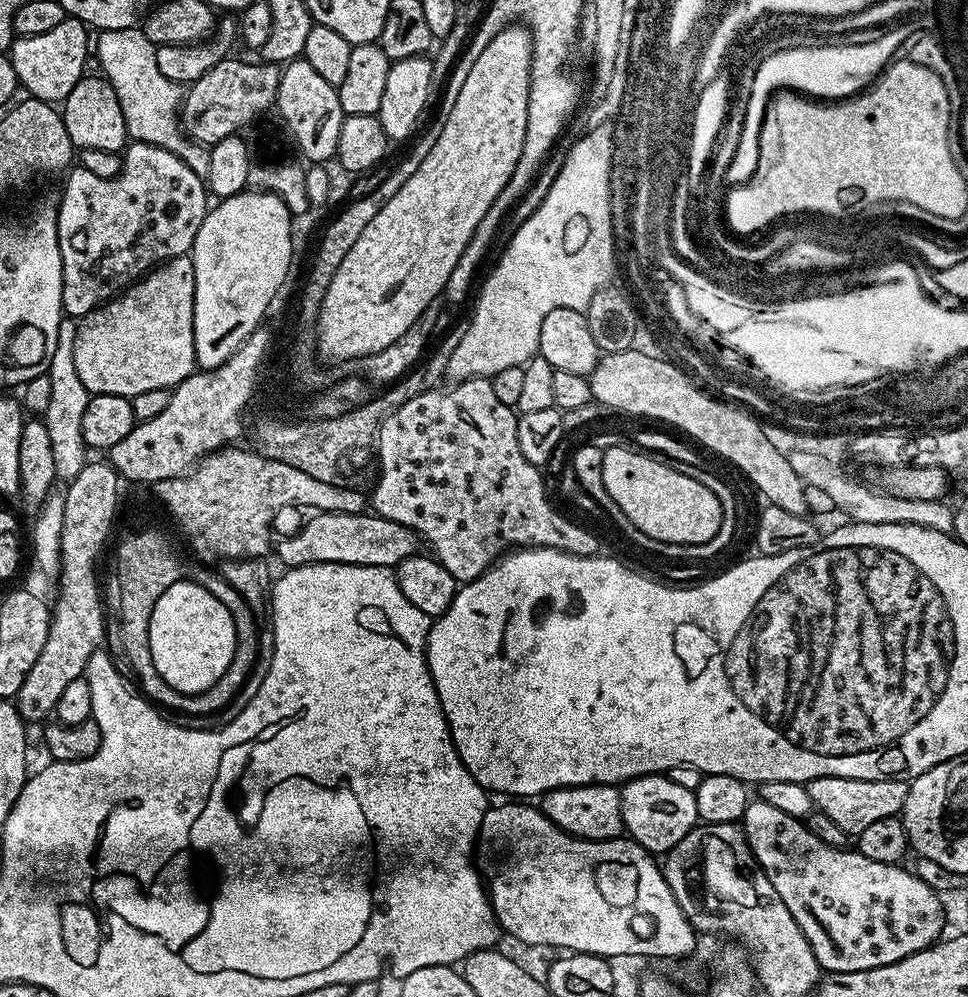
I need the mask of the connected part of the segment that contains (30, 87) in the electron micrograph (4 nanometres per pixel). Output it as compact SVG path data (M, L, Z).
M65 18L54 30L47 34L34 34L33 36L16 36L10 49L14 74L18 74L20 86L29 91L31 99L47 100L49 102L62 102L74 90L74 86L86 75L84 63L90 56L90 29L80 20Z

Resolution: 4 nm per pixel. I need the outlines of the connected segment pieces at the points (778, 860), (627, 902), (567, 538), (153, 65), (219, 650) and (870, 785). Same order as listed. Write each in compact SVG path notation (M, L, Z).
M759 798L751 801L742 827L757 865L770 878L786 910L794 914L798 930L806 934L806 942L825 973L886 966L941 939L941 897L907 867L874 862L859 850L830 846L819 840L805 821L782 814Z
M504 802L508 804L496 804L493 803L491 807L489 807L488 813L482 818L482 826L480 827L480 835L478 837L478 852L480 852L484 856L492 856L492 864L496 867L496 873L492 876L492 888L490 884L490 903L492 909L494 910L494 914L496 915L496 920L499 922L501 929L505 933L508 932L513 936L516 940L521 940L524 944L533 944L536 948L560 948L556 950L567 950L569 953L574 952L589 952L590 954L594 954L595 956L603 956L605 958L613 958L612 956L680 956L676 958L688 958L692 951L696 948L696 939L698 939L698 933L695 928L692 927L692 923L686 918L686 914L682 914L682 910L680 909L680 901L676 899L675 894L672 892L672 886L666 882L666 878L664 877L664 873L662 871L661 865L659 863L656 864L651 855L643 850L635 850L636 852L632 852L633 845L629 843L627 839L621 838L618 840L581 840L579 836L570 836L568 833L564 832L557 824L554 822L550 822L550 818L548 815L542 811L539 807L536 808L527 808L527 803L524 802Z
M474 376L471 380L461 380L451 385L453 388L437 387L435 390L427 390L412 396L405 404L393 409L380 423L379 435L375 439L374 452L380 455L380 477L376 480L376 489L370 492L370 508L375 515L386 518L390 522L398 522L406 526L410 531L416 533L421 541L429 544L431 555L436 557L436 561L450 574L454 574L457 585L463 586L474 582L476 579L488 571L497 560L501 559L509 550L519 550L522 548L557 548L566 554L575 556L594 556L601 551L600 540L588 528L583 528L580 524L575 524L572 520L567 520L558 509L552 505L552 500L548 497L548 488L544 485L544 476L537 465L526 462L526 457L522 455L521 448L518 447L518 422L517 413L506 402L499 400L494 395L494 386L491 379L483 376Z
M139 27L101 31L97 36L100 37L97 40L95 37L94 52L100 55L99 71L114 86L114 94L118 94L118 106L122 106L129 137L142 144L170 150L182 158L190 170L207 177L208 148L189 140L180 127L182 88L158 70L157 45L152 44Z
M185 578L170 586L158 599L150 618L150 653L154 667L182 695L210 690L230 666L238 641L238 622L214 598L211 588L200 584Z
M819 776L807 781L810 802L815 811L826 814L838 825L838 830L856 838L866 826L873 822L882 822L882 818L899 817L904 810L908 784L903 779L863 780L862 778L838 778L837 776Z

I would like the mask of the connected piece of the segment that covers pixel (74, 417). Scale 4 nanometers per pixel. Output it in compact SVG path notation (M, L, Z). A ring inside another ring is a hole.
M61 319L58 330L58 346L54 350L52 367L47 373L52 383L50 390L50 406L43 412L44 425L50 430L50 442L54 446L54 462L56 475L60 478L71 478L82 470L86 463L86 445L82 438L82 414L86 414L90 394L86 386L82 386L82 378L78 378L78 370L74 367L74 338L76 330L73 321Z

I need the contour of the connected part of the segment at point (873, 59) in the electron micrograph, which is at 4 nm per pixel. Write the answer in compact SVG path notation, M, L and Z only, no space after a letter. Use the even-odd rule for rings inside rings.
M900 26L889 27L879 33L881 36L877 40L864 40L861 44L835 42L811 48L791 48L785 52L770 54L770 58L766 58L766 62L758 66L752 77L753 97L748 126L742 132L734 162L731 162L727 171L727 183L732 186L746 184L754 174L760 153L760 125L764 123L764 113L768 111L769 103L777 93L787 89L784 88L787 84L796 84L797 93L807 94L812 98L851 98L857 95L861 90L867 89L888 67L897 55L895 52L900 47L905 47L904 39L907 38L908 32L904 28L896 27Z

